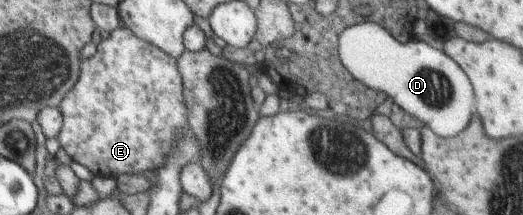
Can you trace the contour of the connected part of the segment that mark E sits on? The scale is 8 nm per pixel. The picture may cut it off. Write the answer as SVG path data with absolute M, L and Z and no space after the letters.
M127 27L118 28L110 34L110 38L103 40L98 46L98 51L94 56L86 60L81 60L79 65L79 78L76 85L64 96L62 103L58 106L63 119L63 126L58 134L57 140L63 151L76 163L87 167L94 175L101 177L115 178L121 174L143 173L147 170L157 170L165 161L167 154L173 149L175 140L180 135L188 133L188 110L185 104L183 79L177 68L177 60L165 54L154 44L141 40L133 34Z

